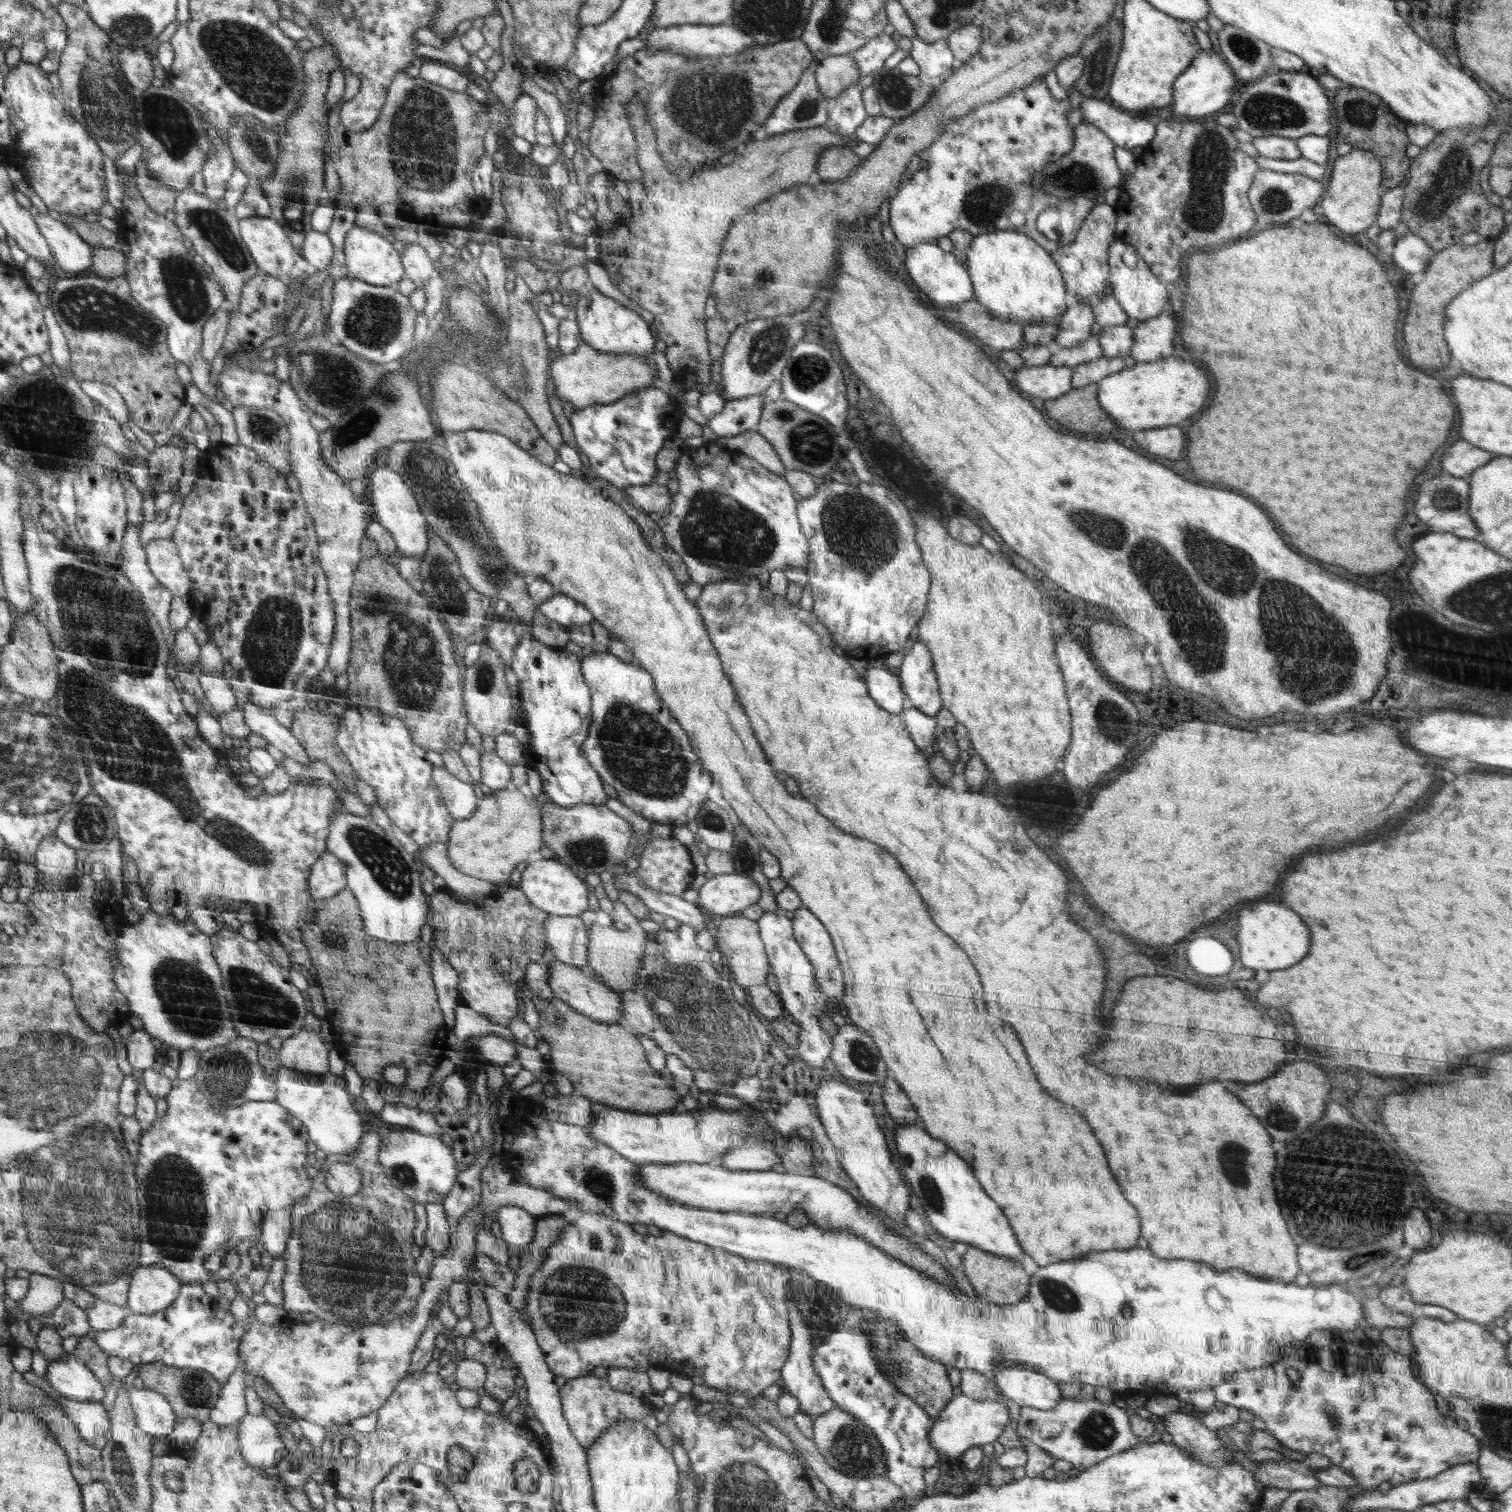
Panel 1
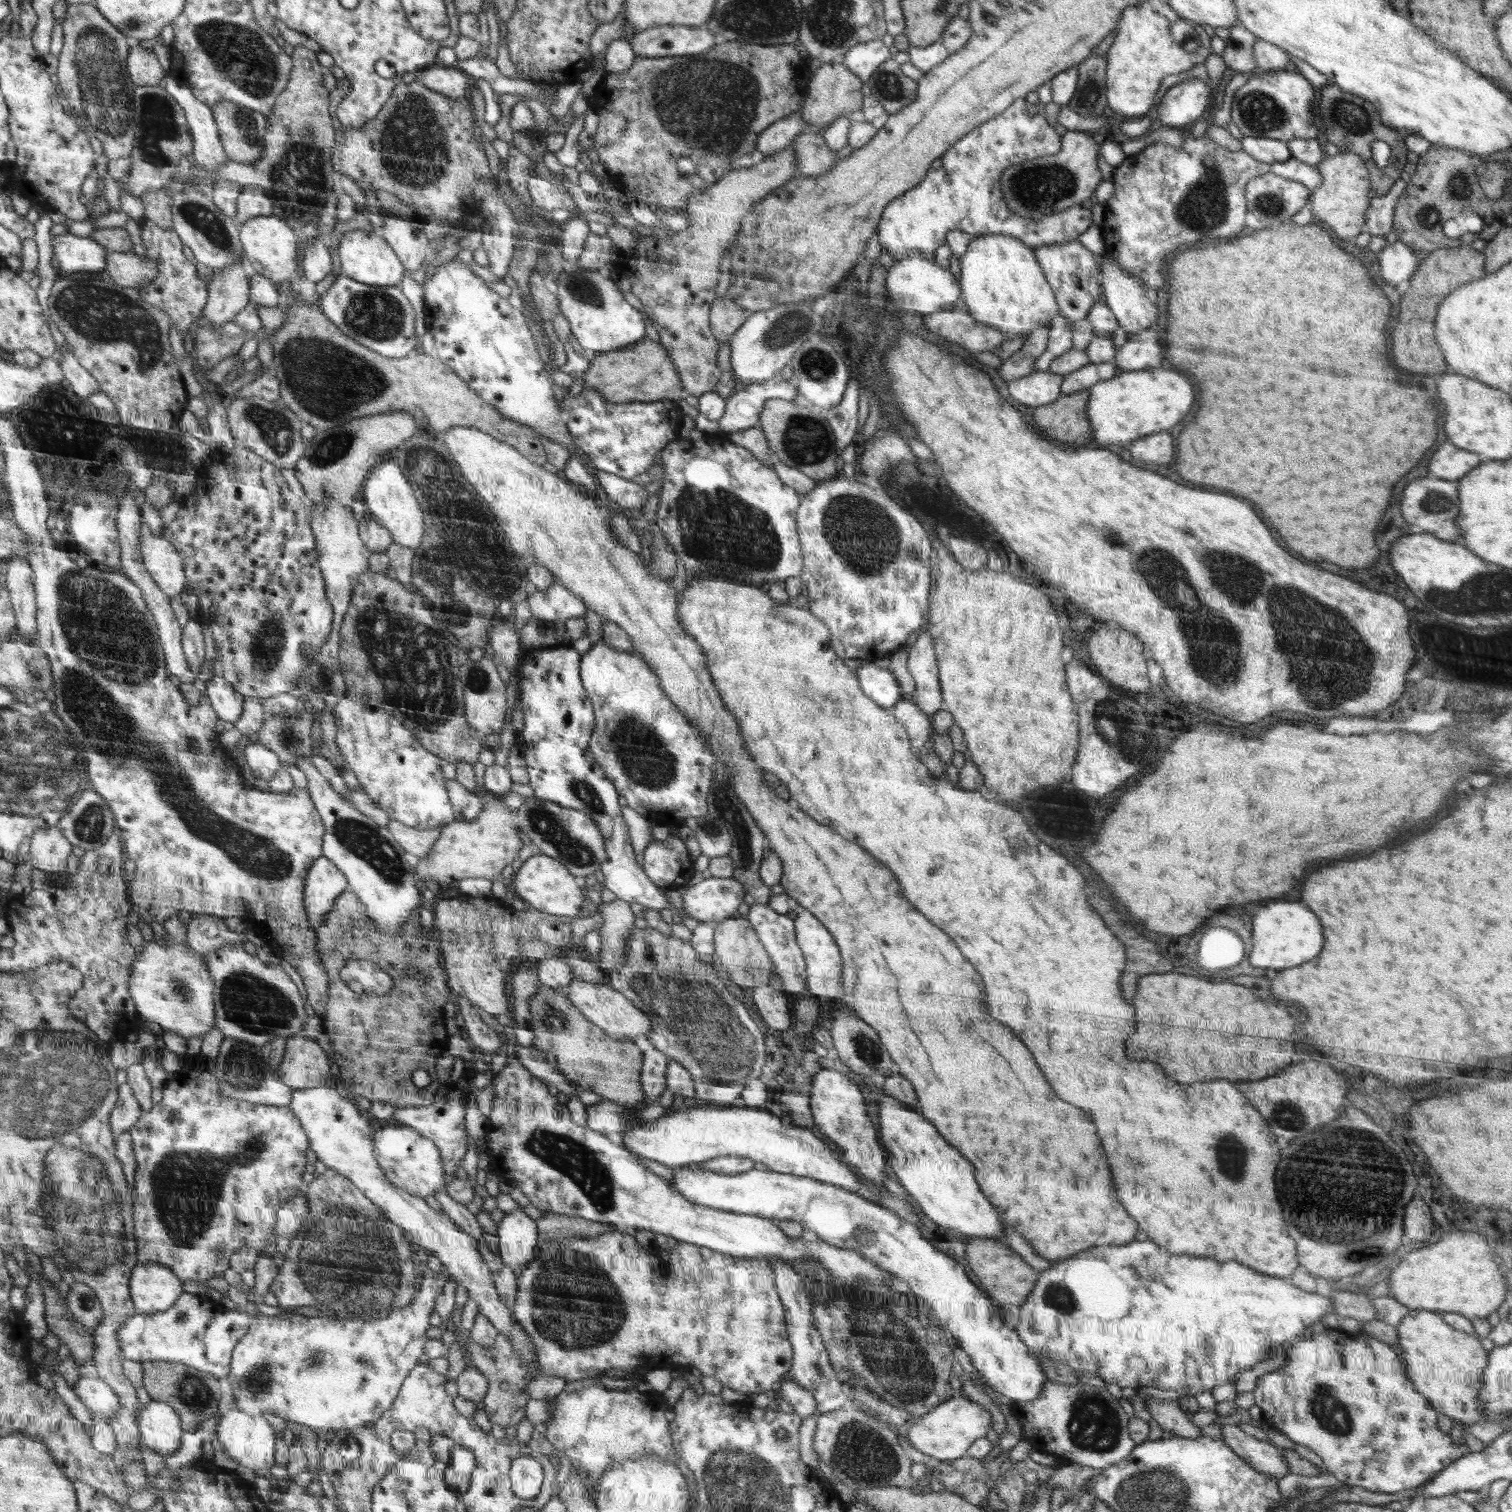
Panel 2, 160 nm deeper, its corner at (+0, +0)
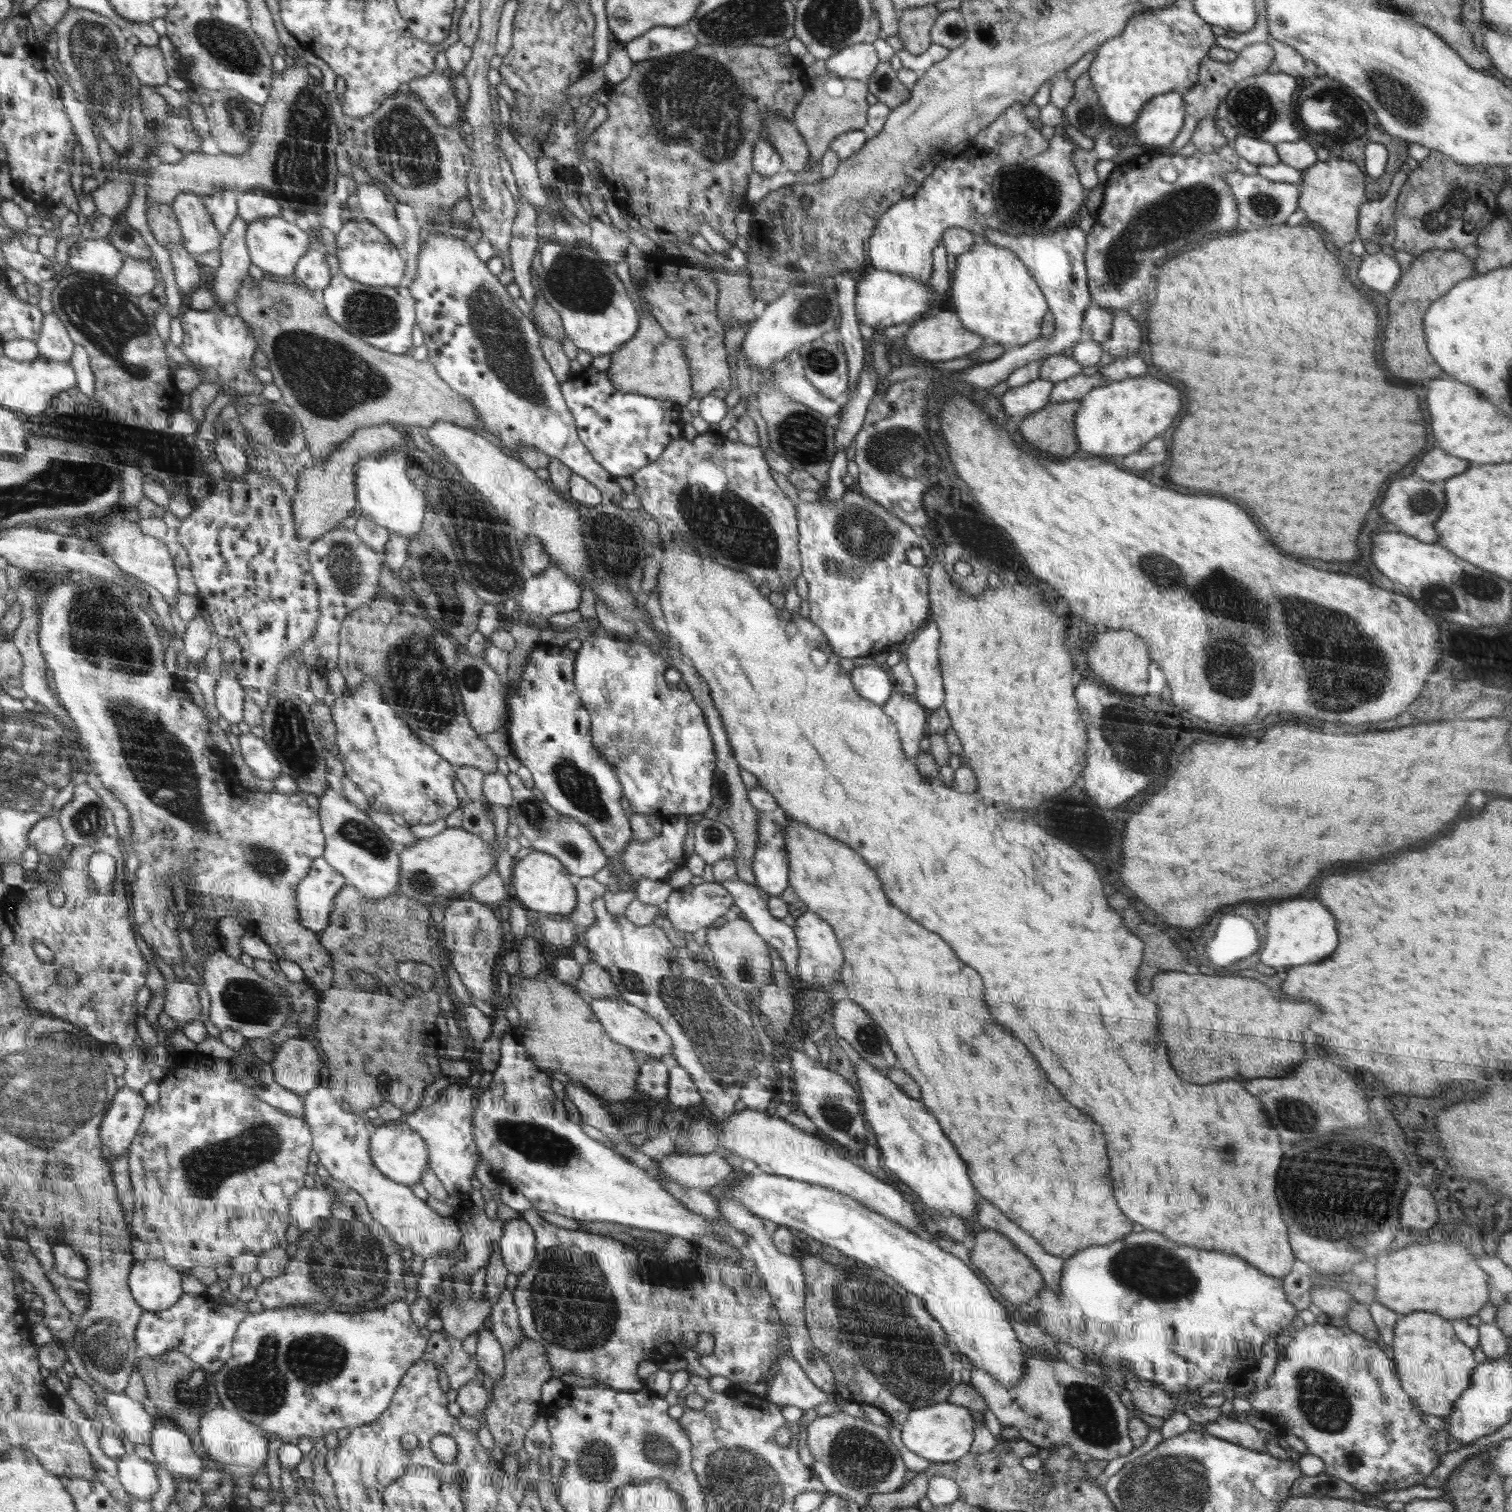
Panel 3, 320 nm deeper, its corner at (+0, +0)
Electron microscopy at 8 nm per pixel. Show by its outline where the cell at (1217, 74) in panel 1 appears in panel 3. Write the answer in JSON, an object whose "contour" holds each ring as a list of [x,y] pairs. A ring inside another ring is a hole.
{"contour":[[[1168,92],[1167,94],[1154,96],[1148,100],[1144,107],[1141,108],[1138,120],[1133,123],[1134,140],[1146,147],[1157,147],[1158,149],[1170,146],[1171,141],[1178,135],[1178,132],[1184,126],[1185,102],[1178,92]]]}

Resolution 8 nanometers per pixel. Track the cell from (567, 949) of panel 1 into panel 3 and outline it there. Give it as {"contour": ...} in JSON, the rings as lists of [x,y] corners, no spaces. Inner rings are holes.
{"contour":[[[590,960],[590,963],[583,964],[583,971],[575,986],[584,994],[587,994],[589,998],[620,997],[610,973],[592,960]]]}

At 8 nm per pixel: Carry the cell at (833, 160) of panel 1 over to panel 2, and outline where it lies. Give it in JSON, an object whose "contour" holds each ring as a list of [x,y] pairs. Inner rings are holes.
{"contour":[[[808,131],[802,133],[790,144],[798,160],[796,174],[804,177],[817,177],[825,175],[832,170],[836,162],[836,153],[825,142],[825,138],[819,135],[811,134]]]}

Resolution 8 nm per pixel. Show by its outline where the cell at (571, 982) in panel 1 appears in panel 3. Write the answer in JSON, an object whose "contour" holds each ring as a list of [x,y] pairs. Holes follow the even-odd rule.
{"contour":[[[590,998],[588,1004],[594,1011],[594,1016],[601,1022],[602,1028],[617,1044],[624,1044],[627,1048],[634,1048],[636,1053],[661,1060],[663,1056],[670,1056],[673,1052],[673,1042],[669,1034],[661,1028],[649,1013],[644,1012],[637,1005],[619,998]]]}

